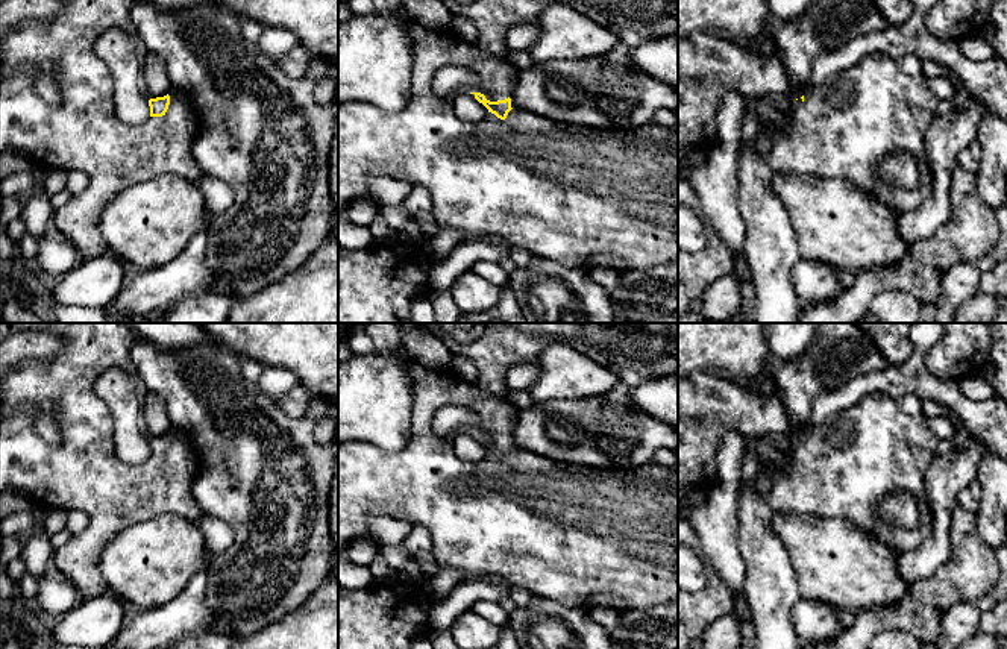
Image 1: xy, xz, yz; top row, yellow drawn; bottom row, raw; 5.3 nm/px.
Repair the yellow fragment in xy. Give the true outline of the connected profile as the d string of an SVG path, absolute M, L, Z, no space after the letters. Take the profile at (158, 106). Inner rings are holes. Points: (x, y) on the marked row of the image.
M135 0L62 2L62 9L50 23L24 23L6 35L0 45L0 155L20 150L47 171L86 174L86 188L56 209L52 221L77 249L82 261L88 261L108 252L99 218L118 193L158 176L179 176L193 182L202 177L191 152L199 121L193 105L171 89L164 97L149 100L150 117L144 123L123 123L115 103L115 80L93 47L108 29L120 27L133 38L138 56L146 58L149 52L132 21ZM36 71L56 73L61 86L58 105L44 102L33 89Z

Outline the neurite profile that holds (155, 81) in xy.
M147 53L143 62L141 83L150 99L164 97L171 91L171 80L165 64L153 53Z

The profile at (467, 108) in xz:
M458 94L455 112L463 121L470 123L481 121L490 114L488 109L475 99L475 94Z

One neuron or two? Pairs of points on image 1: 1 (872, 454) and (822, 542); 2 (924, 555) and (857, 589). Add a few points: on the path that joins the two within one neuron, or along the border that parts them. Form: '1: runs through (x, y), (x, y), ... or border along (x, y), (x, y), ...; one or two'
1: border along (801, 514), (845, 519), (868, 534); two
2: border along (898, 555), (897, 573), (909, 587); two

